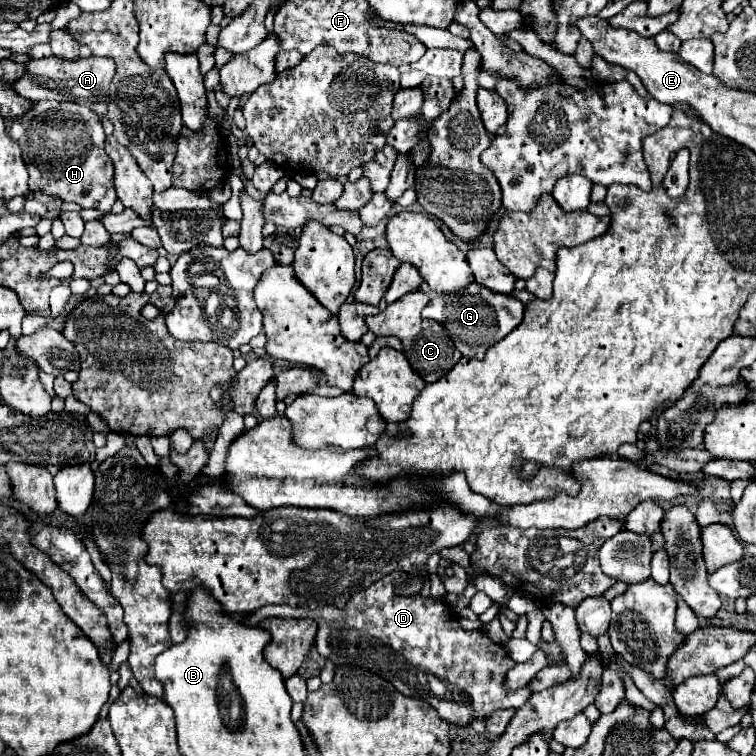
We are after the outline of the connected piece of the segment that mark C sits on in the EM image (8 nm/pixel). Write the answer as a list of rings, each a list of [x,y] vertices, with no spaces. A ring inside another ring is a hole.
[[[415,291],[409,293],[405,297],[401,297],[399,301],[387,305],[385,311],[381,311],[379,315],[371,315],[365,319],[367,327],[379,337],[397,337],[403,341],[403,353],[407,357],[407,361],[411,363],[413,371],[425,379],[425,383],[435,383],[437,379],[441,379],[447,371],[451,371],[457,361],[461,359],[461,353],[457,351],[457,347],[451,343],[451,337],[445,333],[445,329],[437,323],[437,321],[429,321],[421,317],[423,307],[429,303],[429,297],[423,291]]]

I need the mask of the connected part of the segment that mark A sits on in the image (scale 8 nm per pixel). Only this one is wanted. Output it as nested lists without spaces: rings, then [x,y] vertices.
[[[55,55],[39,59],[39,61],[27,61],[27,73],[25,77],[19,77],[11,83],[11,89],[29,99],[29,101],[41,101],[41,99],[55,99],[55,101],[73,101],[79,105],[85,105],[93,109],[101,121],[107,135],[113,133],[111,121],[105,119],[107,113],[107,99],[109,99],[109,81],[113,79],[115,63],[105,57],[87,57],[87,59],[59,59]]]

